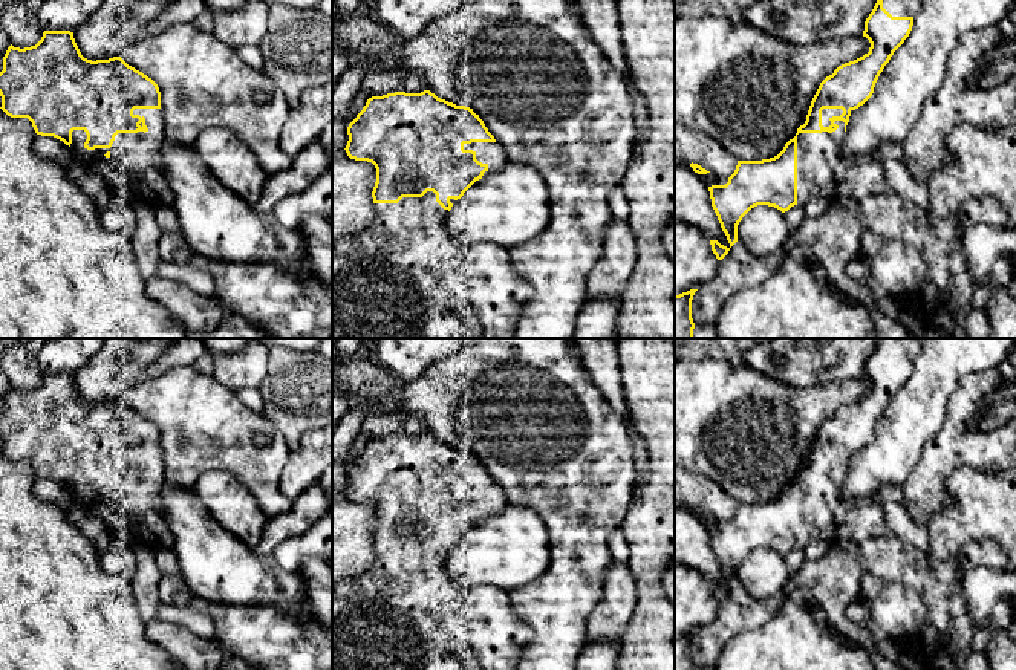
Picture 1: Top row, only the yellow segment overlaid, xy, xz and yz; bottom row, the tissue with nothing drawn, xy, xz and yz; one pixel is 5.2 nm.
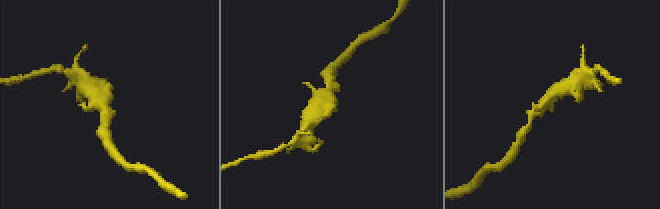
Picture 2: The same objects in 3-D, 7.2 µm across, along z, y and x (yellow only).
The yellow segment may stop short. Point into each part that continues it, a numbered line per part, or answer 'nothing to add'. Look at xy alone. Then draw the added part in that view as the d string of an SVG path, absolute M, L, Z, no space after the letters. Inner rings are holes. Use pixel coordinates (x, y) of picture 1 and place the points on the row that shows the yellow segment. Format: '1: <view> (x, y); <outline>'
1: xy (133, 164); M135 109L145 118L147 132L118 133L110 148L87 150L84 130L72 132L75 159L99 174L115 191L129 190L147 202L171 205L174 193L159 168L159 151L165 141L162 109Z

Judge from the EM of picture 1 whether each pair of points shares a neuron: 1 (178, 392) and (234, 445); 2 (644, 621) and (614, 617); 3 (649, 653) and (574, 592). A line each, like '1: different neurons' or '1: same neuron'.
1: same neuron
2: different neurons
3: different neurons

